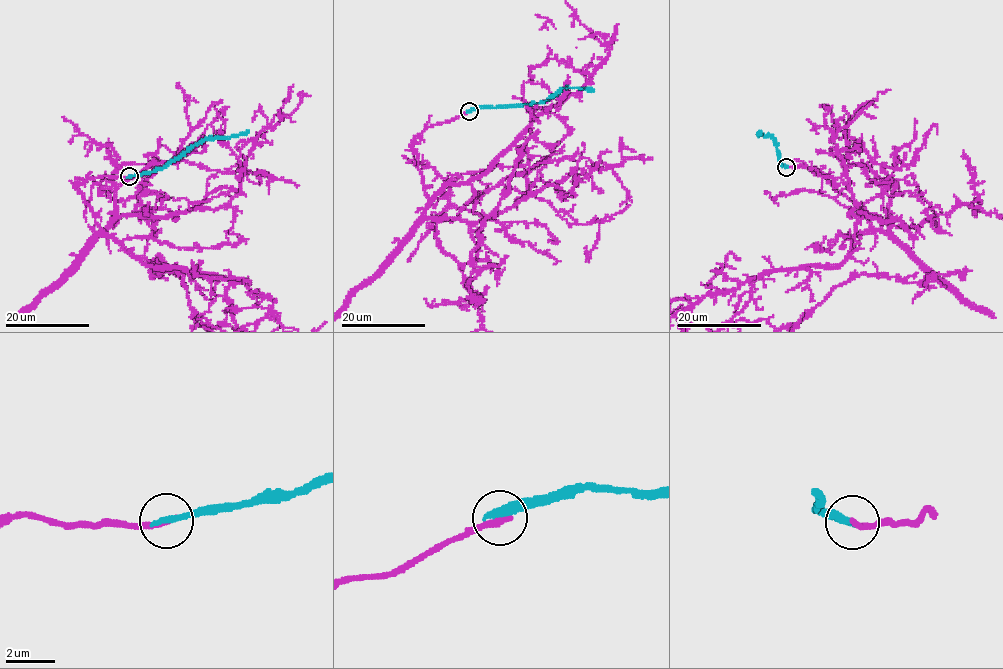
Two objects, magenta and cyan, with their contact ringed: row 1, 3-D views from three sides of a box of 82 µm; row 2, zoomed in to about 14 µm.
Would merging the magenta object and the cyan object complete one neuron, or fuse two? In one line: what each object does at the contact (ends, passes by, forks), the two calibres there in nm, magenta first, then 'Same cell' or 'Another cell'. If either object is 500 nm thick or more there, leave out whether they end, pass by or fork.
At the ring magenta ends. At the ring cyan ends. Thickness 280 nm (magenta) against 380 nm. Another cell

